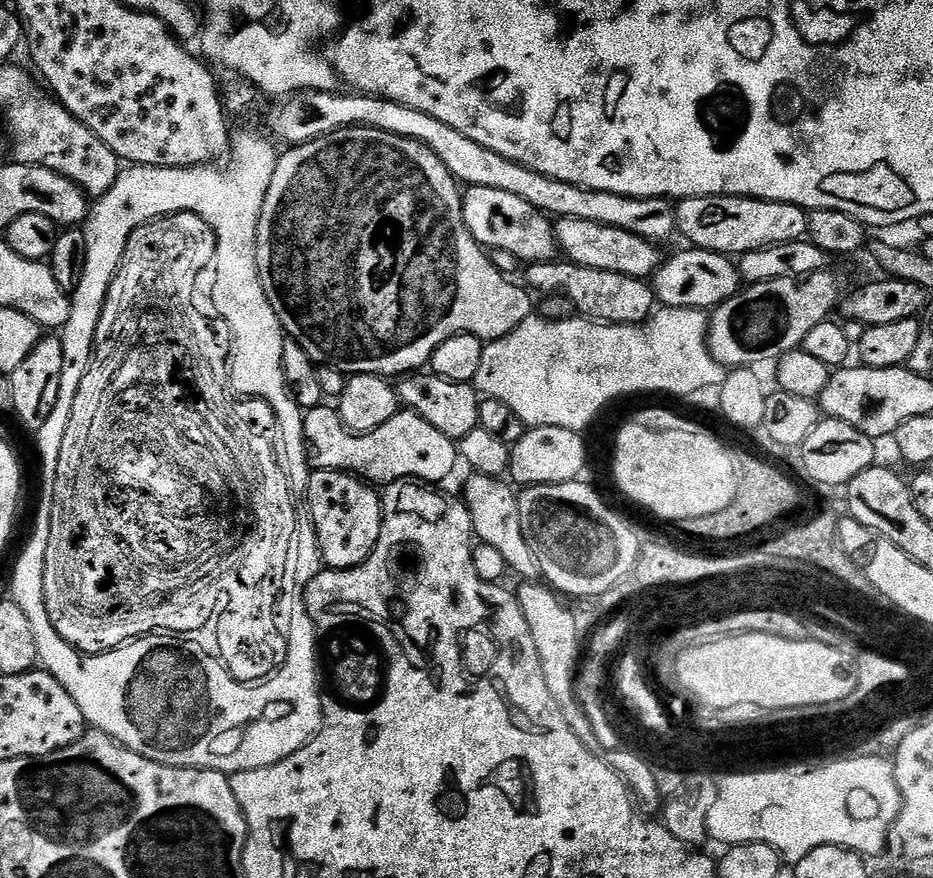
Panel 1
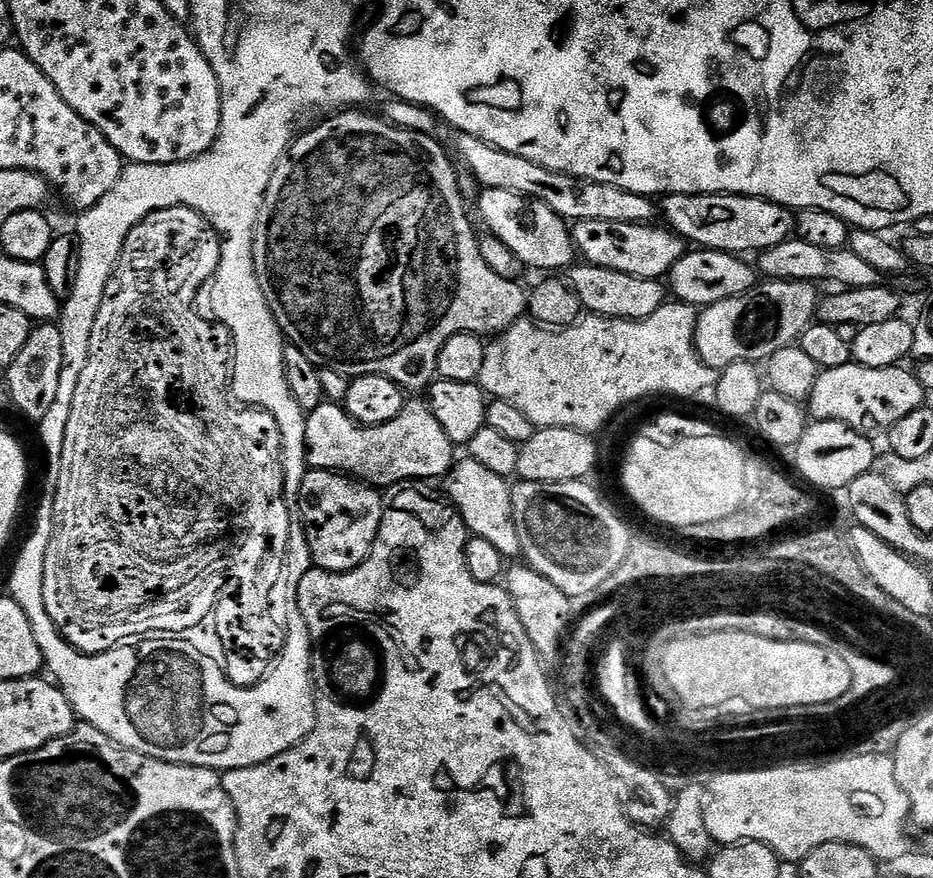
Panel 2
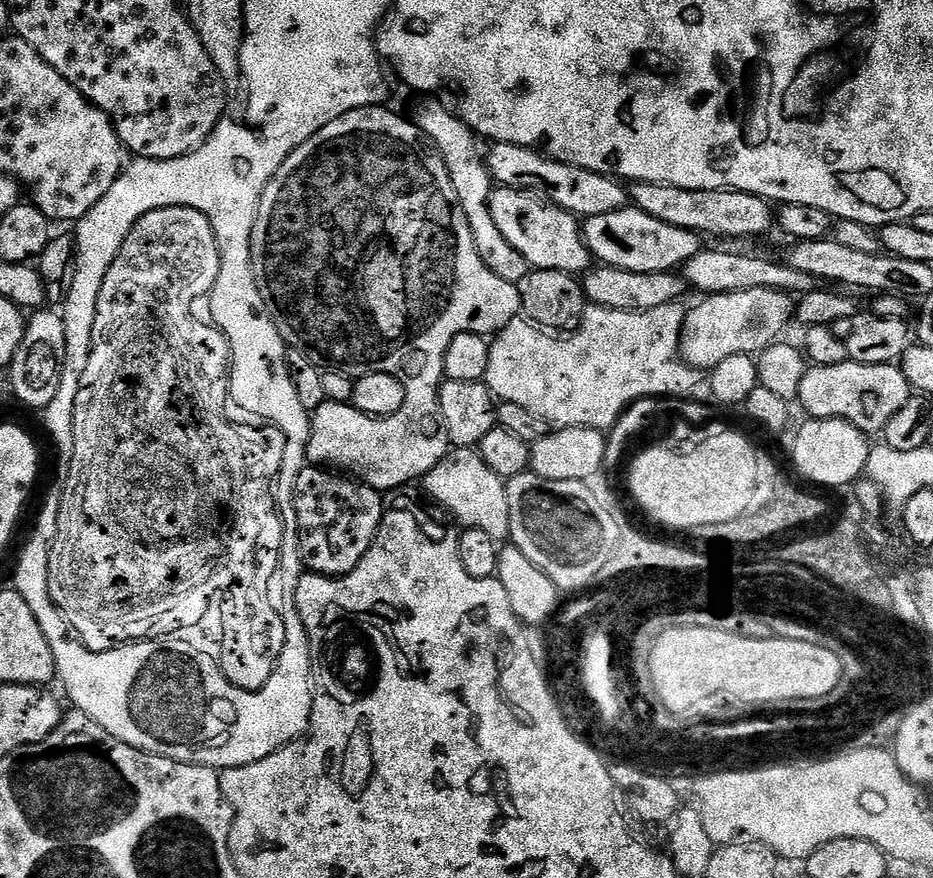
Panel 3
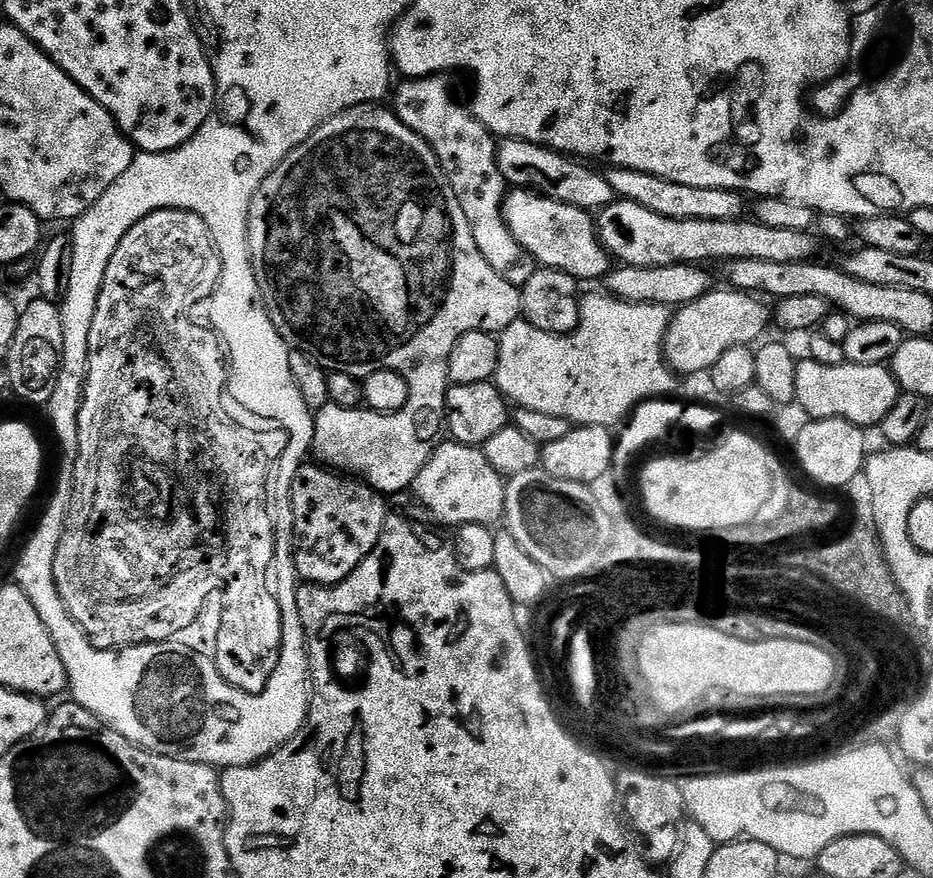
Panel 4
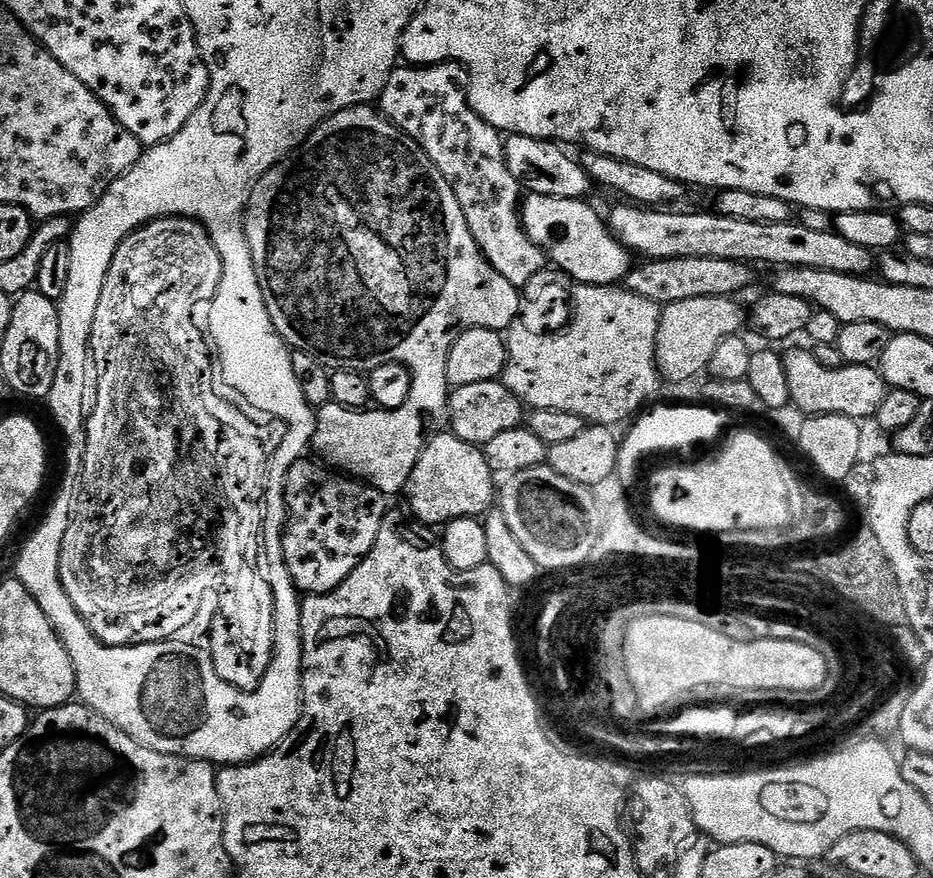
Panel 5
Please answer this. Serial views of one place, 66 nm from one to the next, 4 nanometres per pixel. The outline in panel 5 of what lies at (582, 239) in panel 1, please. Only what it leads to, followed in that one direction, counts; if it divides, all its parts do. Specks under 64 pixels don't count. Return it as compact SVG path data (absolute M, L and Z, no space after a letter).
M628 202L607 213L611 228L628 251L640 258L722 258L749 266L776 264L780 268L813 268L851 276L868 276L874 268L874 256L854 242L846 242L835 230L809 230L799 222L742 222L726 218L715 210L709 212L676 212L680 210L649 210Z

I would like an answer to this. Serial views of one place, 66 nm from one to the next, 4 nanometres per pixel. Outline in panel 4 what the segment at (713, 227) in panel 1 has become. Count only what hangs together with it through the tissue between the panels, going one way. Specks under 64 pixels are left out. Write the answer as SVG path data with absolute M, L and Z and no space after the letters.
M609 167L604 172L606 182L610 182L610 190L621 200L638 202L646 210L654 210L654 214L662 214L662 218L678 218L679 220L739 220L745 215L745 197L739 192L727 192L724 188L699 188L698 186L682 186L678 182L670 182L666 178L658 178L654 174L646 174L642 170Z

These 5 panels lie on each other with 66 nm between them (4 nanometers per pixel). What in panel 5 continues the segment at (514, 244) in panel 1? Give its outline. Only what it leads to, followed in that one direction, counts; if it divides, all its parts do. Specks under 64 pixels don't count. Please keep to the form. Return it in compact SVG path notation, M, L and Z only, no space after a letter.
M529 195L522 204L524 229L545 257L577 285L619 285L634 267L633 253L612 233L607 219L599 216L588 203L587 199Z

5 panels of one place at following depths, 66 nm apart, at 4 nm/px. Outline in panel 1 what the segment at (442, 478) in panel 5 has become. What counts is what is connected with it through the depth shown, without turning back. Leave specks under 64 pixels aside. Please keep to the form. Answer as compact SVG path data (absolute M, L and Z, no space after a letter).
M472 474L469 477L468 485L465 486L464 492L462 491L462 499L470 510L475 539L481 544L489 544L495 550L498 550L498 553L502 554L502 558L505 559L506 568L512 572L516 571L521 576L519 578L521 581L539 581L541 579L540 567L534 558L534 550L530 550L530 546L526 546L526 538L522 534L522 522L518 514L518 496L515 491L512 493L513 485L494 476L477 476Z

